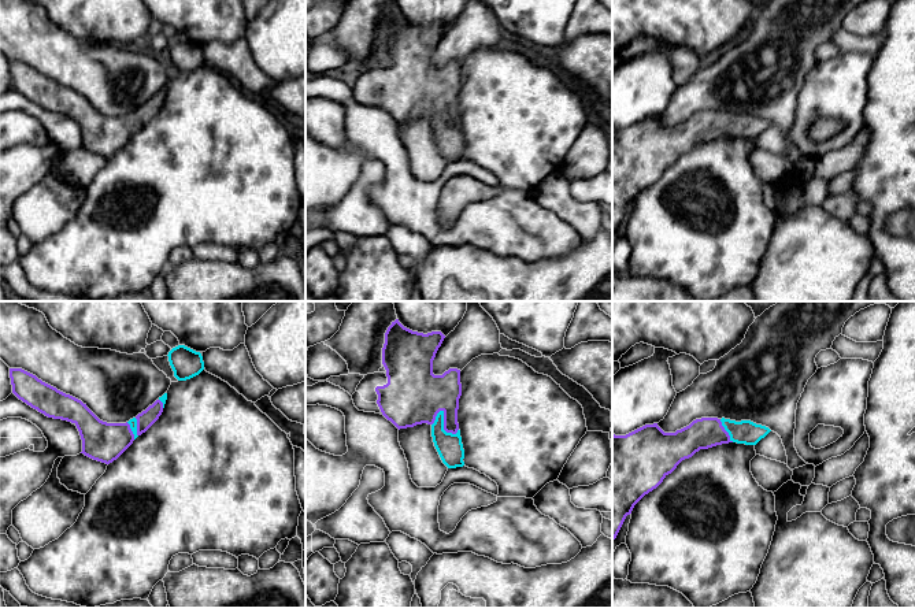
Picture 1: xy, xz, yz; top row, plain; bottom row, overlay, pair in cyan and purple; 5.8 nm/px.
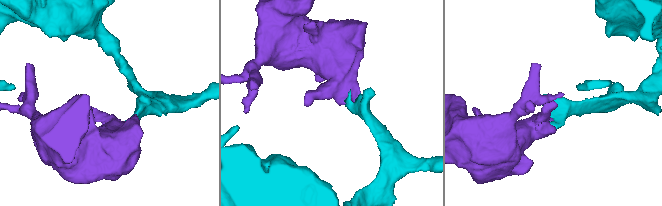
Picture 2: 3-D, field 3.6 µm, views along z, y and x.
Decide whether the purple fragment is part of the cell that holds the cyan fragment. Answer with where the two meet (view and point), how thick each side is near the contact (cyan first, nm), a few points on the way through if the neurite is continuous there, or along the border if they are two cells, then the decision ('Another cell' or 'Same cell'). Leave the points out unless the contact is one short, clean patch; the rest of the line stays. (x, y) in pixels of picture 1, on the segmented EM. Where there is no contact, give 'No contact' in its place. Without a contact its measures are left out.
Touches cyan at xz (443, 426). Thickness 150 nm (cyan) against 340 nm. Path across: xz (449, 447), (443, 426), (443, 412), (414, 395). Same cell

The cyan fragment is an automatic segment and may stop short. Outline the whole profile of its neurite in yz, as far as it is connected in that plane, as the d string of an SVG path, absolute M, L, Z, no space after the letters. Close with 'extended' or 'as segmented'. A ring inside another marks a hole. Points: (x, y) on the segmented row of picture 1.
M701 418L675 433L664 433L657 423L645 425L626 435L612 434L612 541L634 505L656 489L677 466L700 449L737 442L756 445L771 430L751 420Z; extended

